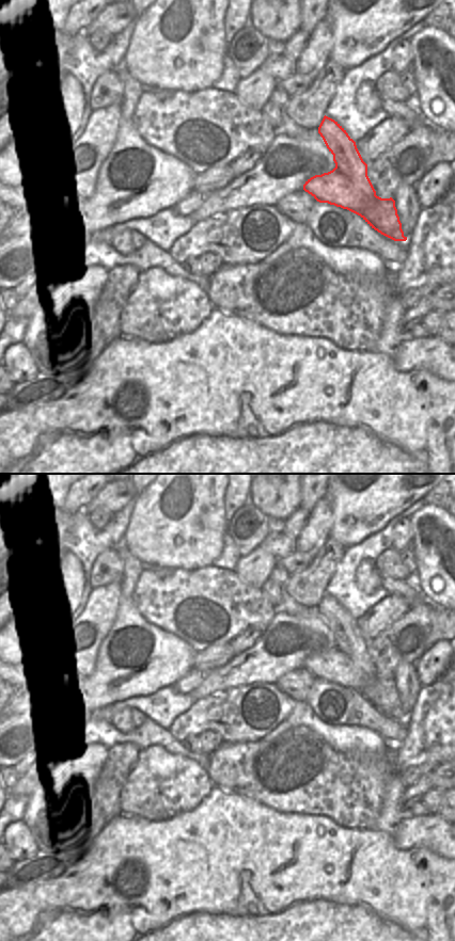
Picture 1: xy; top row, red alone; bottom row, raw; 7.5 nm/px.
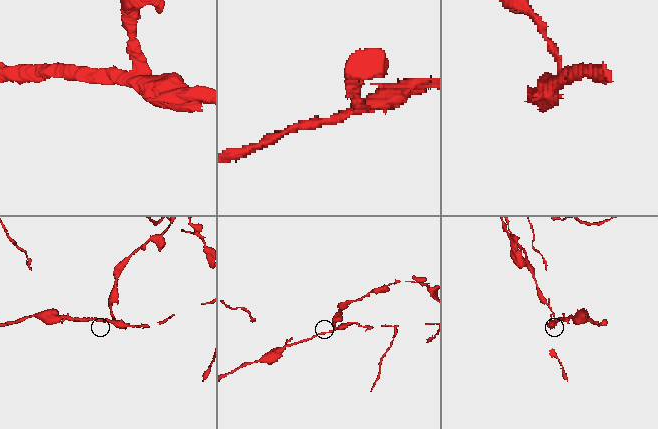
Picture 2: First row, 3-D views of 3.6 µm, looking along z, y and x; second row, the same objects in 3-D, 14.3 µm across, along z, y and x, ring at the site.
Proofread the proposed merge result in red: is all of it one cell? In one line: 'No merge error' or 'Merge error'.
Merge error

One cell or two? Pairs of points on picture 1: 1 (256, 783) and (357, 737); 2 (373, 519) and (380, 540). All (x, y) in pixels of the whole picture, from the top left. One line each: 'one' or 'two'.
1: one
2: two

